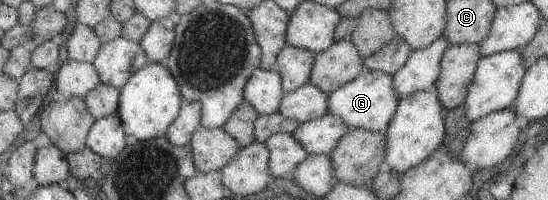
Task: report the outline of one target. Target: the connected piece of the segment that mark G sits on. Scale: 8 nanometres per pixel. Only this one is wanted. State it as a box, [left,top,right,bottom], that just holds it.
[326,71,398,134]

